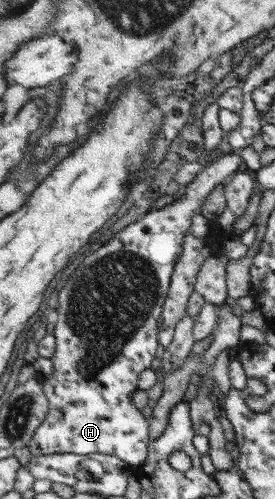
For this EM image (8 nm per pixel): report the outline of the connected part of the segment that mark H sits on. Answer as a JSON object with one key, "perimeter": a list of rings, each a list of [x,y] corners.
{"perimeter":[[[234,151],[225,153],[225,155],[219,155],[219,157],[213,159],[213,161],[206,163],[202,169],[203,171],[201,171],[201,175],[197,175],[197,179],[186,187],[185,194],[181,198],[181,201],[168,203],[163,209],[145,214],[143,219],[139,219],[137,222],[129,224],[129,227],[125,227],[125,229],[122,229],[117,235],[113,235],[113,239],[107,237],[107,243],[105,243],[105,245],[99,245],[101,251],[97,249],[93,255],[85,257],[85,273],[83,273],[83,263],[81,263],[81,267],[69,277],[67,285],[65,285],[65,287],[61,289],[61,293],[59,293],[59,309],[57,309],[59,317],[53,315],[53,319],[56,321],[54,329],[56,352],[51,358],[54,371],[51,379],[45,379],[43,377],[45,394],[47,394],[47,398],[49,398],[48,414],[45,421],[37,428],[35,435],[27,445],[31,457],[37,455],[53,455],[54,453],[76,453],[78,456],[106,453],[124,459],[133,467],[140,467],[147,461],[150,454],[150,443],[152,442],[150,439],[150,421],[145,419],[145,415],[141,413],[141,409],[135,407],[135,403],[133,403],[133,393],[135,393],[137,389],[140,389],[140,375],[143,371],[151,367],[151,361],[153,361],[153,357],[155,357],[155,353],[157,353],[157,349],[159,349],[160,341],[157,341],[157,333],[160,332],[160,321],[162,320],[165,300],[170,290],[174,265],[181,259],[181,255],[183,255],[183,245],[185,245],[184,239],[186,238],[186,233],[191,230],[191,223],[193,223],[192,217],[204,213],[207,196],[212,193],[215,187],[223,184],[223,181],[227,179],[227,175],[236,172],[243,162],[244,159],[241,158],[239,151]]]}

